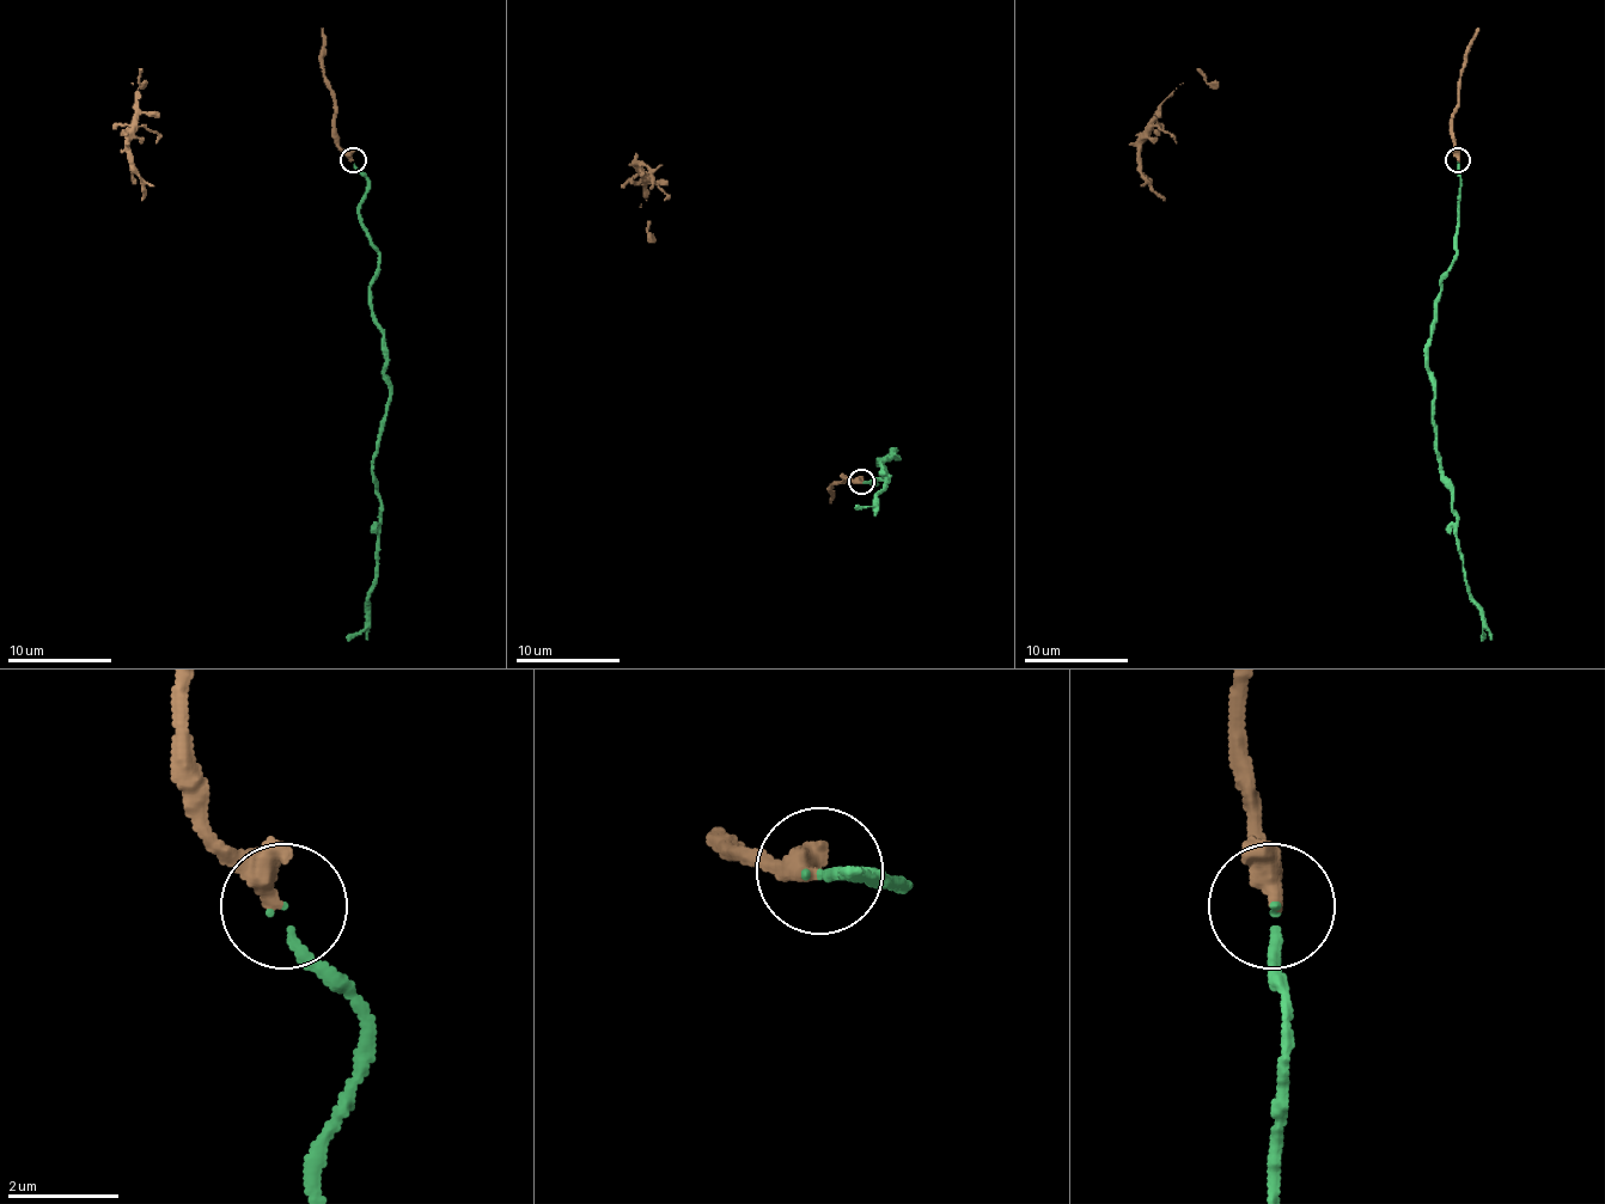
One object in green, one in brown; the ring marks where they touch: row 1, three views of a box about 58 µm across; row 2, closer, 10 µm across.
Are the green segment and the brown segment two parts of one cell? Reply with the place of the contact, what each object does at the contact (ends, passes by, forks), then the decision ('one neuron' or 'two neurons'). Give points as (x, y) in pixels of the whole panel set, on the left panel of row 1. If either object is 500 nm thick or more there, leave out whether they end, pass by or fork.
at (353, 160); green ends there; brown passes by; one neuron

